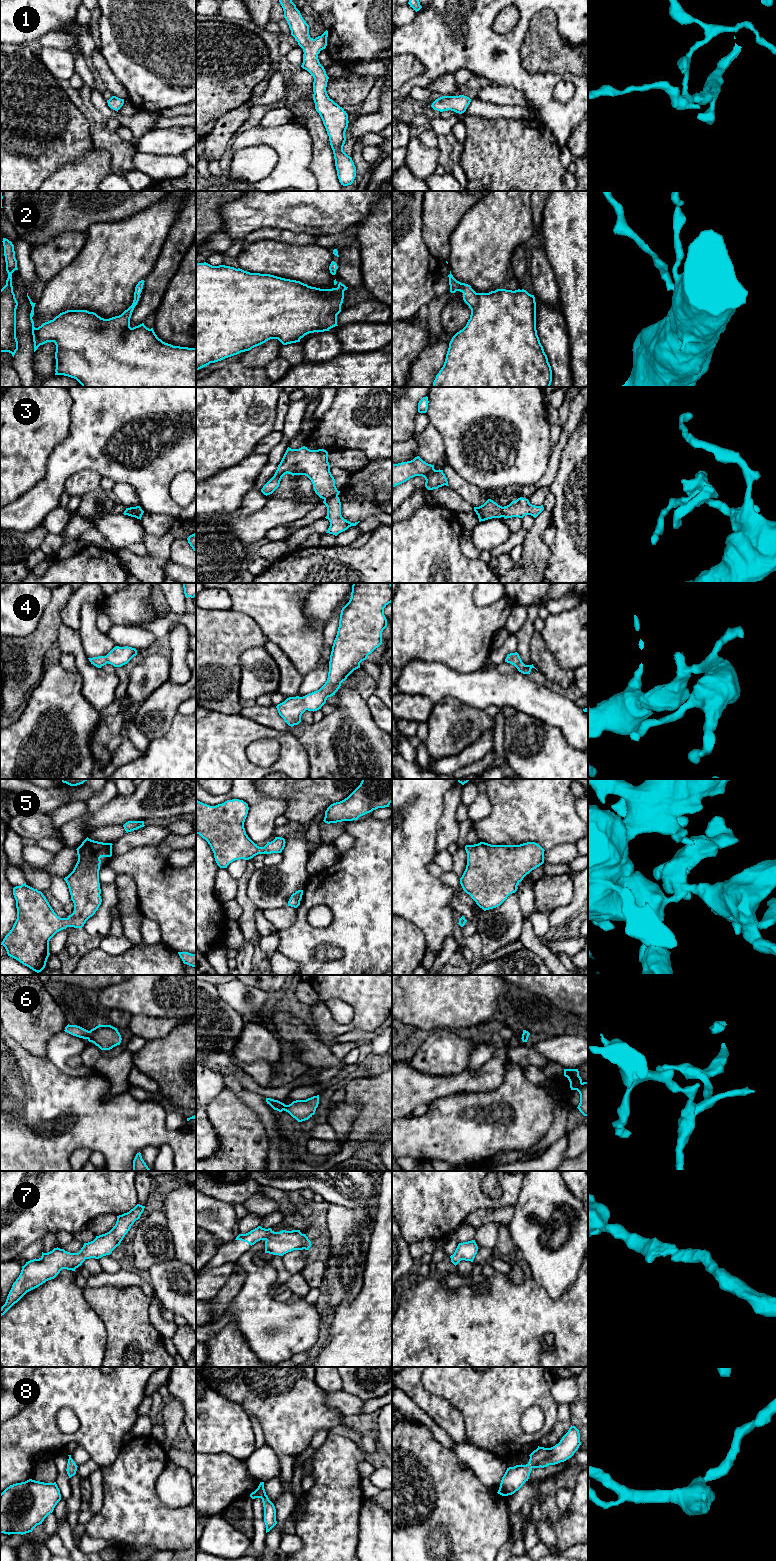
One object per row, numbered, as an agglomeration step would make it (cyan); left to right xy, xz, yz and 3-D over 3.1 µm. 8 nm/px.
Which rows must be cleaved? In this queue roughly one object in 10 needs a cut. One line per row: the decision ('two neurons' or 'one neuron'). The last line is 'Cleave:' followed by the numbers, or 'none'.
1: one neuron
2: one neuron
3: two neurons
4: one neuron
5: one neuron
6: one neuron
7: one neuron
8: one neuron
Cleave: 3

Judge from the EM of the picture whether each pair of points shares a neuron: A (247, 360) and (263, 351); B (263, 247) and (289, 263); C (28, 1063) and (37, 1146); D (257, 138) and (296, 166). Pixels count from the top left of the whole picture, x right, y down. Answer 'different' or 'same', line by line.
A: same
B: same
C: same
D: same

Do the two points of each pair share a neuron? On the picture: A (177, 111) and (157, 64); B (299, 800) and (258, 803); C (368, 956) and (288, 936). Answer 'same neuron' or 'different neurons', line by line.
A: different neurons
B: different neurons
C: same neuron

